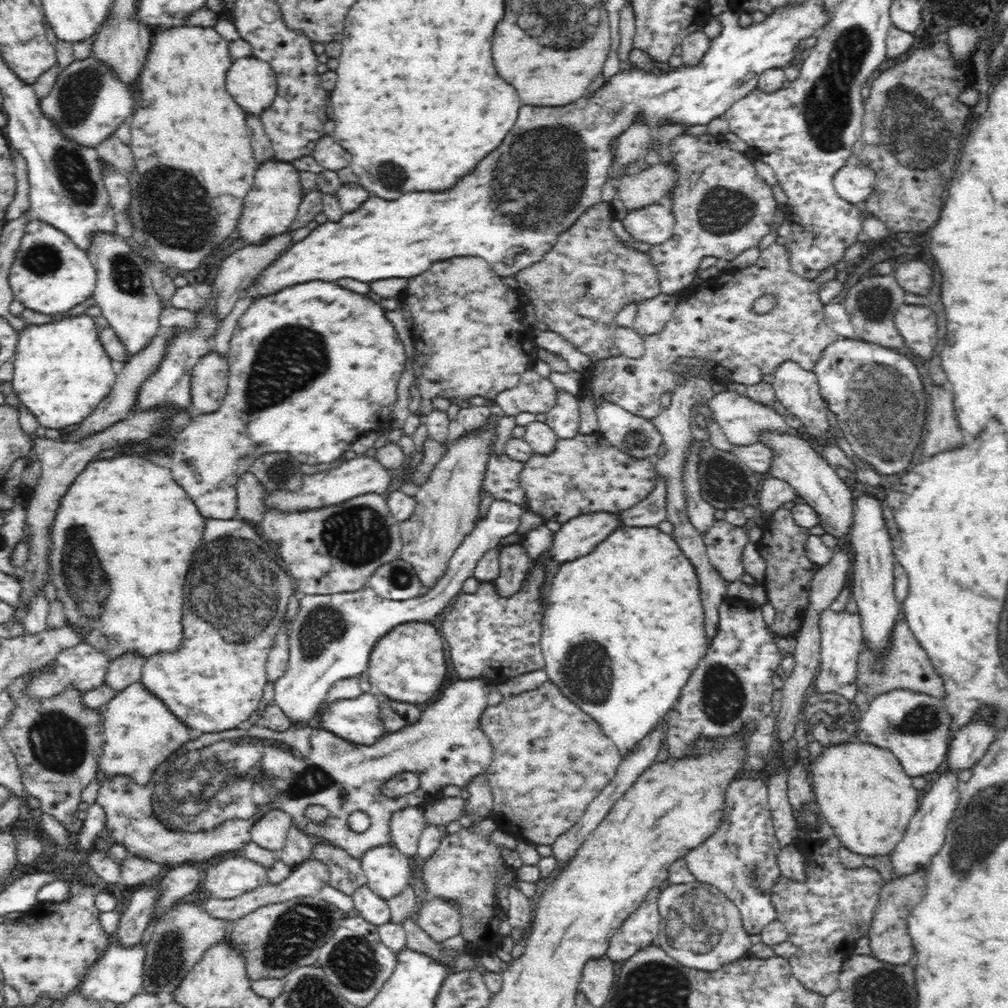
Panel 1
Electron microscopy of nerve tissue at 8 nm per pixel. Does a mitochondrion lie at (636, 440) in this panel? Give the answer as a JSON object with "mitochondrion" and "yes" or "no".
{"mitochondrion":"yes"}

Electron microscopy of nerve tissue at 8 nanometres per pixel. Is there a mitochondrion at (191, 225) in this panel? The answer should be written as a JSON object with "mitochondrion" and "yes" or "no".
{"mitochondrion":"yes"}

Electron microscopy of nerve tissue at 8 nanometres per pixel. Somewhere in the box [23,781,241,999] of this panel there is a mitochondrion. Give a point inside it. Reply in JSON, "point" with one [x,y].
{"point":[168,960]}

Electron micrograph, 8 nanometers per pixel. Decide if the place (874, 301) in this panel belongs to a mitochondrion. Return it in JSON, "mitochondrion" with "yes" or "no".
{"mitochondrion":"yes"}

